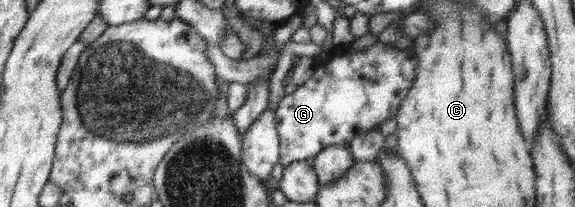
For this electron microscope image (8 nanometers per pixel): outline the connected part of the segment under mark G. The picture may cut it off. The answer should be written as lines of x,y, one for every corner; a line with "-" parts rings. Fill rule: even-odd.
377,42
365,51
347,47
343,54
317,67
305,82
285,95
275,109
279,135
279,163
283,166
317,156
335,143
349,145
354,134
379,128
385,119
395,118
397,109
415,81
417,58
410,48
399,50

